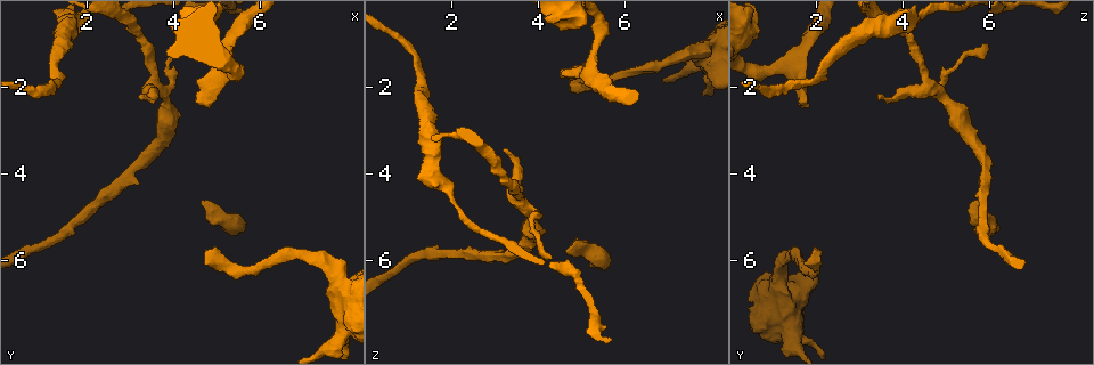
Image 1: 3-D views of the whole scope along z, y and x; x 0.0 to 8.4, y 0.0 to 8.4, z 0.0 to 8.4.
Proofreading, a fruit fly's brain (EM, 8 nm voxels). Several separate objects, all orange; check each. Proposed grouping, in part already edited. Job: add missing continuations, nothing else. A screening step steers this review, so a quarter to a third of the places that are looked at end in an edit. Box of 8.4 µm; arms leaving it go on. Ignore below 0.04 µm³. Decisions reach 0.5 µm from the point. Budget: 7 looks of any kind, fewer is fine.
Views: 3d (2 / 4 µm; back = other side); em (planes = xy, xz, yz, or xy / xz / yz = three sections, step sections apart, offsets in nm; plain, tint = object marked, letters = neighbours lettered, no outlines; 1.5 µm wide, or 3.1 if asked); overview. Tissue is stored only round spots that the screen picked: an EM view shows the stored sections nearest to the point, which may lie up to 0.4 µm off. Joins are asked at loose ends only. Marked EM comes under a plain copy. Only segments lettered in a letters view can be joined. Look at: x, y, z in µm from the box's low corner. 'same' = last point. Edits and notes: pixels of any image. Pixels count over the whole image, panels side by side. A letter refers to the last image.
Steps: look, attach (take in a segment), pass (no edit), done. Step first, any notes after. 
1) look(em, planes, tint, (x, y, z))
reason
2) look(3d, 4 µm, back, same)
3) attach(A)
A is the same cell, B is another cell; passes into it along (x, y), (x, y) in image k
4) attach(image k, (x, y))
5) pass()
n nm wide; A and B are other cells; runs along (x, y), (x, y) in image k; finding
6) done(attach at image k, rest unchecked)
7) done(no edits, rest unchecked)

look(em, planes, letters, (4.45, 2.30, 1.75))
an open end

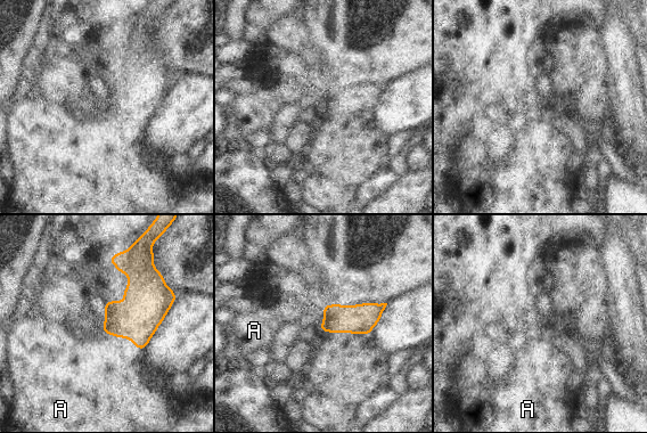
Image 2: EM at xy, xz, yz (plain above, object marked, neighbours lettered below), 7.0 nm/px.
attach(A)
A is the same cell; passes into it along (138, 317), (122, 337), (97, 360) in image 2; the neuron continues

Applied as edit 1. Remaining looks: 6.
look(overview)
see it whole again

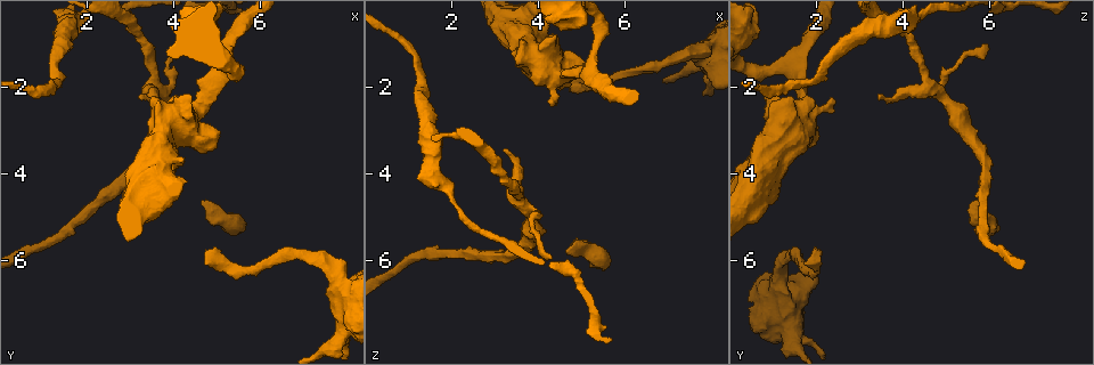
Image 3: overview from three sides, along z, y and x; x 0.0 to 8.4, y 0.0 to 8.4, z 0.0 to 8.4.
look(em, yz, step 4, letters, (3.20, 2.25, 3.45))
an open end

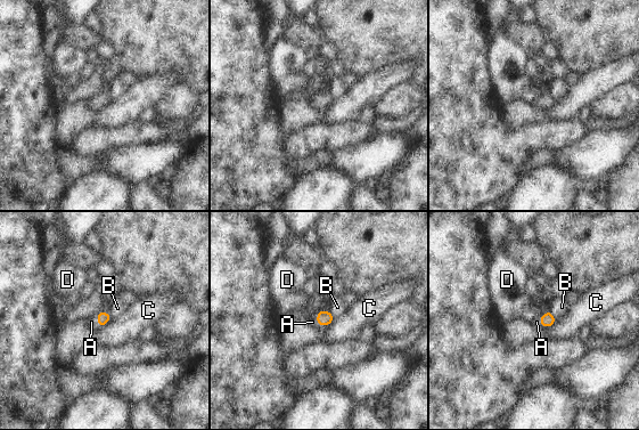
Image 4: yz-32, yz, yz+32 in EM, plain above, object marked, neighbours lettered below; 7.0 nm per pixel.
attach(A)
A is the same cell, B, C and D are other cells; passes into it along (324, 317), (316, 322), (312, 322) in image 4; the neuron continues

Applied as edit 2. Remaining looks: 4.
look(em, planes, letters, (5.00, 5.75, 2.05))
an open end

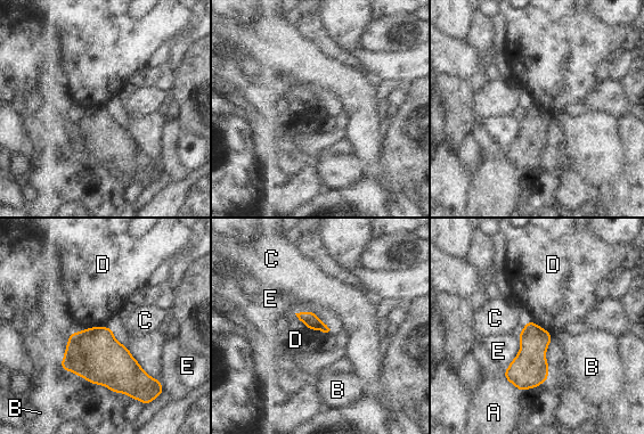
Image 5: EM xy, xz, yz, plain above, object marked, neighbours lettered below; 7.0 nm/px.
pass()
A, B, C, D and E are other cells; none of them fits

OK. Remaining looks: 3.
done(attach at image 2, attach at image 4, rest unchecked)

